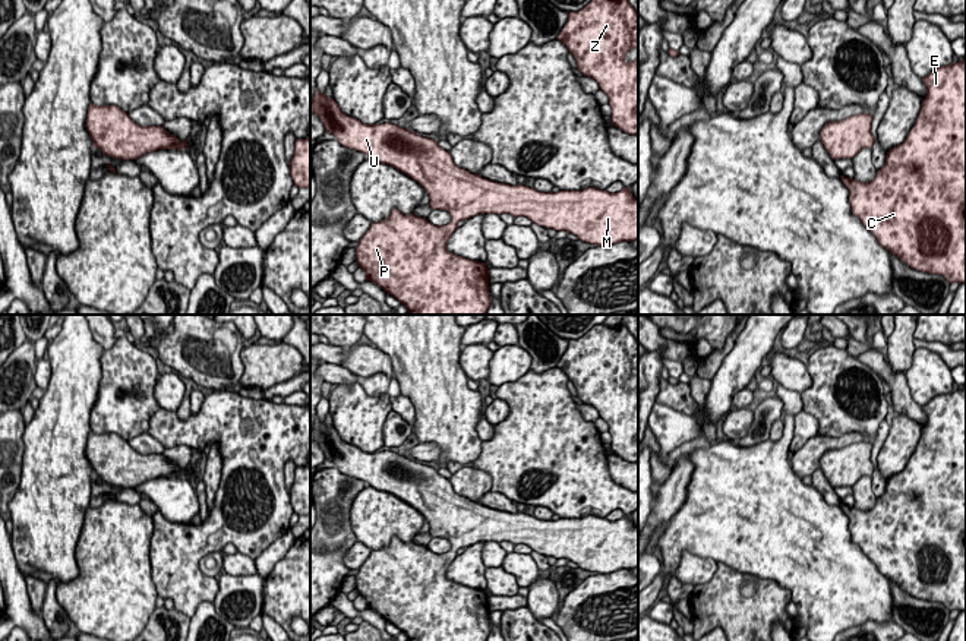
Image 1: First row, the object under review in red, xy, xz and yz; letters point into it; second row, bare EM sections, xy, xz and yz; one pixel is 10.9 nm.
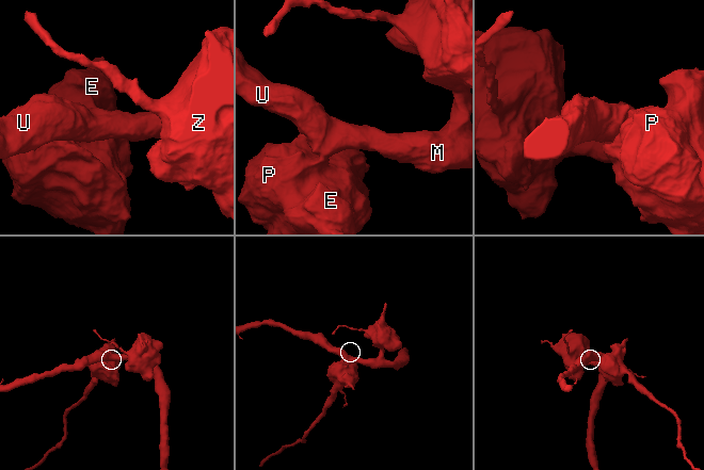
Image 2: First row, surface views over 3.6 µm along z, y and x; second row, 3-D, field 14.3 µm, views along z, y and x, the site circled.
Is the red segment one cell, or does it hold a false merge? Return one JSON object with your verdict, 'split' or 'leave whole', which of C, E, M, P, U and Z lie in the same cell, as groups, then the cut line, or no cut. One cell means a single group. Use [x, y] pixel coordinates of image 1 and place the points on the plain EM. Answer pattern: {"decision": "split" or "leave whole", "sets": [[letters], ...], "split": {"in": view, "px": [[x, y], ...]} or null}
{"decision": "leave whole", "sets": [["C", "E", "M", "P", "U", "Z"]], "split": null}

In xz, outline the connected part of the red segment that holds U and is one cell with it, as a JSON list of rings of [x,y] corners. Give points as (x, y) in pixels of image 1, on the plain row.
[[[318,417],[310,430],[325,458],[345,476],[366,481],[370,487],[388,492],[417,509],[429,522],[432,537],[451,543],[446,553],[433,553],[414,541],[392,537],[386,547],[372,550],[356,577],[356,590],[364,606],[395,625],[408,641],[486,641],[490,634],[489,597],[484,590],[470,588],[446,578],[458,550],[479,541],[511,541],[556,559],[575,562],[578,568],[596,574],[610,574],[638,566],[638,527],[629,515],[609,521],[602,517],[537,520],[533,515],[505,512],[471,502],[454,492],[448,479],[436,468],[392,451],[364,452],[344,442],[334,426]]]

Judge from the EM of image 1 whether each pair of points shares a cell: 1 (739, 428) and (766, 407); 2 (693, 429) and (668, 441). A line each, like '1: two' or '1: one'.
1: two
2: one

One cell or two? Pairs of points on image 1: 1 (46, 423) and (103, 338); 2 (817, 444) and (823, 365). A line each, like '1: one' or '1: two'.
1: two
2: two

